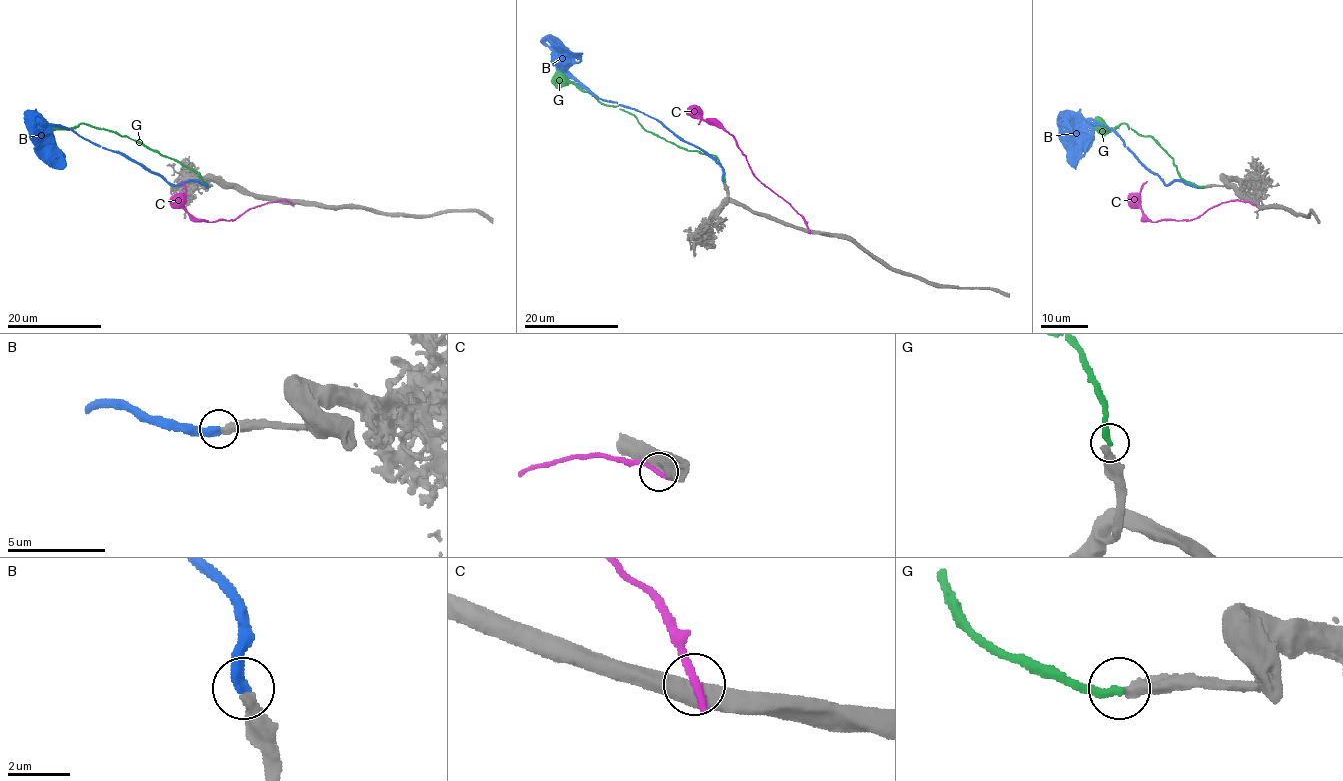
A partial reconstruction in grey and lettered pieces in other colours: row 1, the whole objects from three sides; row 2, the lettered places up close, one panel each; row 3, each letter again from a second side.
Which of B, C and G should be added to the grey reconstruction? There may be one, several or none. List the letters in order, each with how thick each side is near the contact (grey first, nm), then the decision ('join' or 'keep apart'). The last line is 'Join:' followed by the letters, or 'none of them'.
B: 400/420 nm | join
C: 550/320 nm | keep apart
G: 420/320 nm | keep apart
Join: B

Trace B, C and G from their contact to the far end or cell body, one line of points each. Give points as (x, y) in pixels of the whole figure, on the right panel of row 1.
B: (1203, 186), (1180, 181), (1167, 185), (1110, 128), (1099, 124), (1092, 126), (1091, 136), (1079, 148), (1075, 169)
C: (1252, 204), (1229, 200), (1189, 220), (1150, 221), (1140, 207), (1141, 187), (1147, 181)
G: (1203, 186), (1189, 184), (1179, 174), (1174, 160), (1150, 136), (1142, 136), (1124, 123), (1115, 128), (1101, 128)

